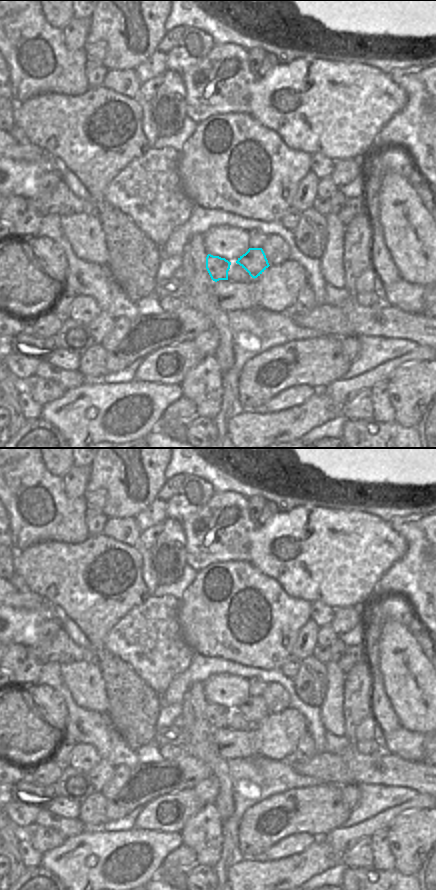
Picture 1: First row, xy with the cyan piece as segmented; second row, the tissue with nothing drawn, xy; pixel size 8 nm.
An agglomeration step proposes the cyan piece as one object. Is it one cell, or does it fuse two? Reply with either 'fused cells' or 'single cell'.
fused cells

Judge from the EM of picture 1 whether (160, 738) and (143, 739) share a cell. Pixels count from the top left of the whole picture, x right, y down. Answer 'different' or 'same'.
different

